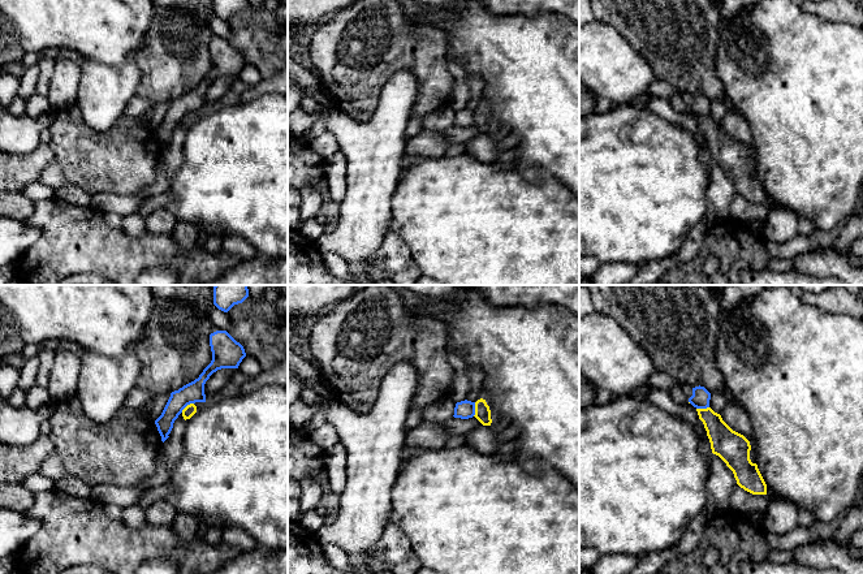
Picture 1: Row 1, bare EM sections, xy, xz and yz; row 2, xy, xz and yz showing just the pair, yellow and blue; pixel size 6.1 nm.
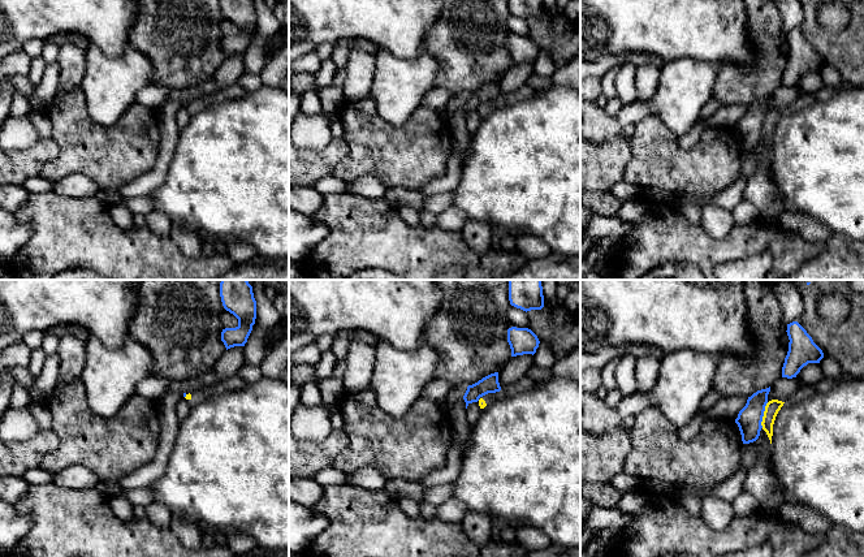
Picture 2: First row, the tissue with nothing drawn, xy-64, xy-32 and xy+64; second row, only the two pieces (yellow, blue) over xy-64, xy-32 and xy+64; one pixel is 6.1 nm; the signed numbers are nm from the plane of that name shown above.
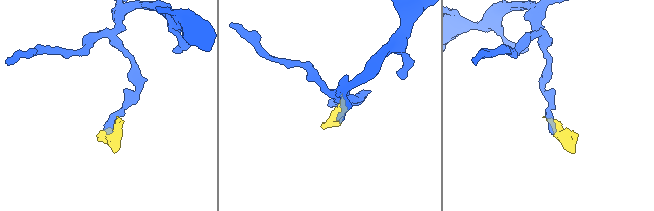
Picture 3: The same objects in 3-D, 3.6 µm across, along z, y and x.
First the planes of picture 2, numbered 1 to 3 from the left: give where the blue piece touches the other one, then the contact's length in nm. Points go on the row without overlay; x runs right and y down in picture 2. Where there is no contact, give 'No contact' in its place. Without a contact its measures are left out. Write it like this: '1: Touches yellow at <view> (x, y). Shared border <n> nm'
1: Touches yellow at xy-64 (186, 104). Shared border 30 nm
2: No contact
3: Touches yellow at xy+64 (764, 124). Shared border 170 nm

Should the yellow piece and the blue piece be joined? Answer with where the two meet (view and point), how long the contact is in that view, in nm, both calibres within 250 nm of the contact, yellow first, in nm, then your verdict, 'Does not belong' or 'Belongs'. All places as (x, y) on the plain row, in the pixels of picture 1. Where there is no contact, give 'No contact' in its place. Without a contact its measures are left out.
Touches yellow at xz (475, 117). Shared border 90 nm. Thickness 100 nm (yellow) against 110 nm. Does not belong

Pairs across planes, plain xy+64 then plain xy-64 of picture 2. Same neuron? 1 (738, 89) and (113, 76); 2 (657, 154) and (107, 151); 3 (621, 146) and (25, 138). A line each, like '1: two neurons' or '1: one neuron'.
1: two neurons
2: one neuron
3: two neurons

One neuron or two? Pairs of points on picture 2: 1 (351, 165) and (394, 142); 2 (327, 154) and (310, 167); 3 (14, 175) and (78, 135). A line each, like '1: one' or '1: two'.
1: one
2: one
3: two

